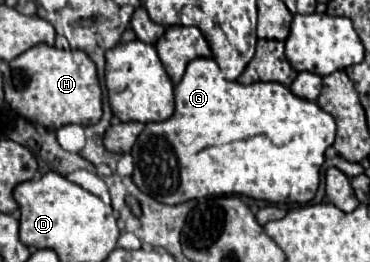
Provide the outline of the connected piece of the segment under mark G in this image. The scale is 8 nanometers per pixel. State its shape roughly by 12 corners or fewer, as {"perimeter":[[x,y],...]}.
{"perimeter":[[213,58],[133,146],[163,204],[313,200],[335,120]]}

